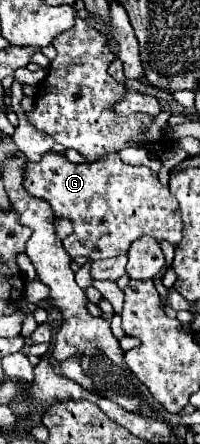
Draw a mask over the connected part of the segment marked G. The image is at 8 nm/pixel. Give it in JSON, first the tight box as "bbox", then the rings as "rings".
{"bbox":[25,153,183,259],"rings":[[[45,153],[39,163],[27,163],[25,173],[25,189],[33,197],[47,199],[53,207],[53,213],[57,217],[71,219],[73,233],[62,241],[65,251],[71,257],[89,257],[89,259],[107,259],[115,255],[125,255],[131,247],[131,243],[143,235],[153,237],[157,243],[167,241],[173,247],[179,245],[179,239],[183,235],[183,219],[179,215],[179,203],[169,193],[169,187],[163,187],[157,179],[157,173],[153,173],[147,167],[133,167],[119,159],[119,155],[107,155],[99,161],[91,163],[71,163],[59,153]]]}

